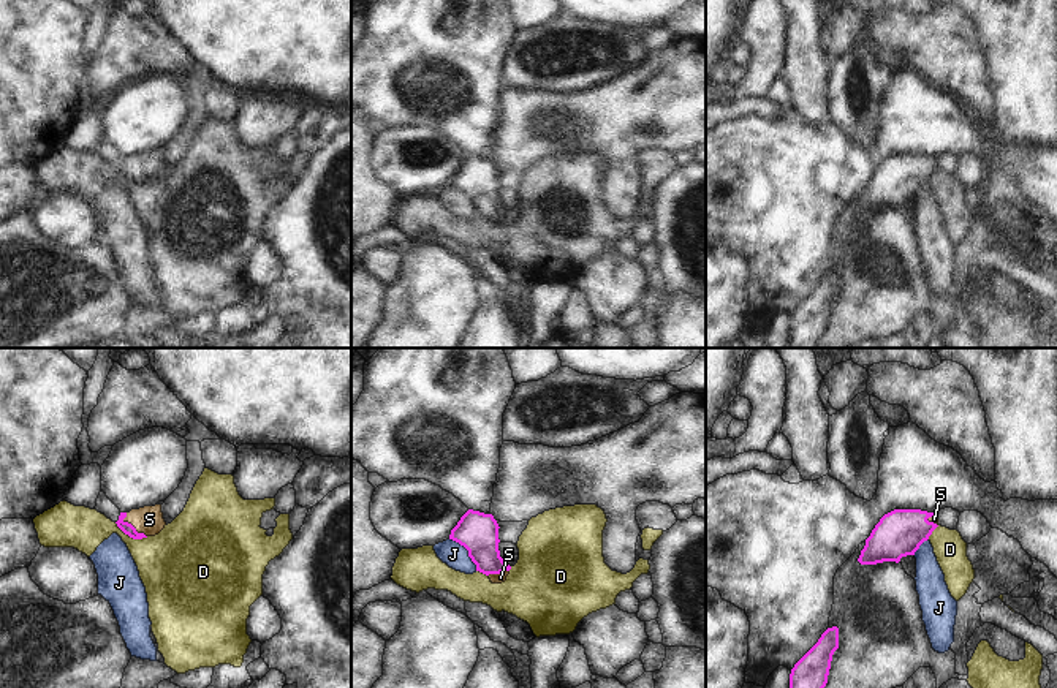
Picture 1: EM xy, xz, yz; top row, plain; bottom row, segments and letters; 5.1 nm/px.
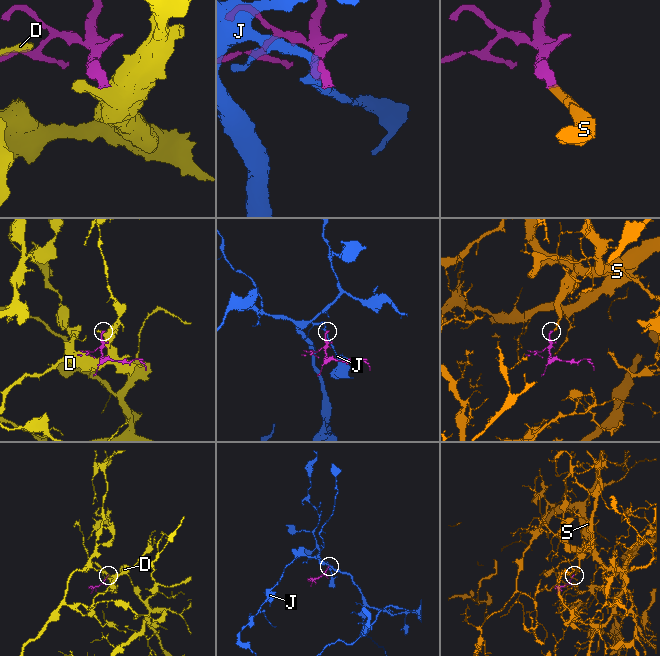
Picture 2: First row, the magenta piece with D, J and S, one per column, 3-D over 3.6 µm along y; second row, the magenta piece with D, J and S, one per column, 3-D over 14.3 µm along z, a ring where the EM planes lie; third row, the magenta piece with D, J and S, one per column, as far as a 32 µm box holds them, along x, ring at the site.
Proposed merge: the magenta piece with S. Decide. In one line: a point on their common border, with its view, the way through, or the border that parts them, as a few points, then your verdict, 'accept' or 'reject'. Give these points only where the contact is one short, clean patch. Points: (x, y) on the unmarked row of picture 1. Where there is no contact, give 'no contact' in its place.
contact xy (132, 171); way xy (125, 173), (132, 171), (149, 165); accept

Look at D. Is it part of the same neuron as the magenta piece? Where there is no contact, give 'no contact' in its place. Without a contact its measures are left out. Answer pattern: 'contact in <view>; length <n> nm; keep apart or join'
contact in xy; length 190 nm; keep apart

